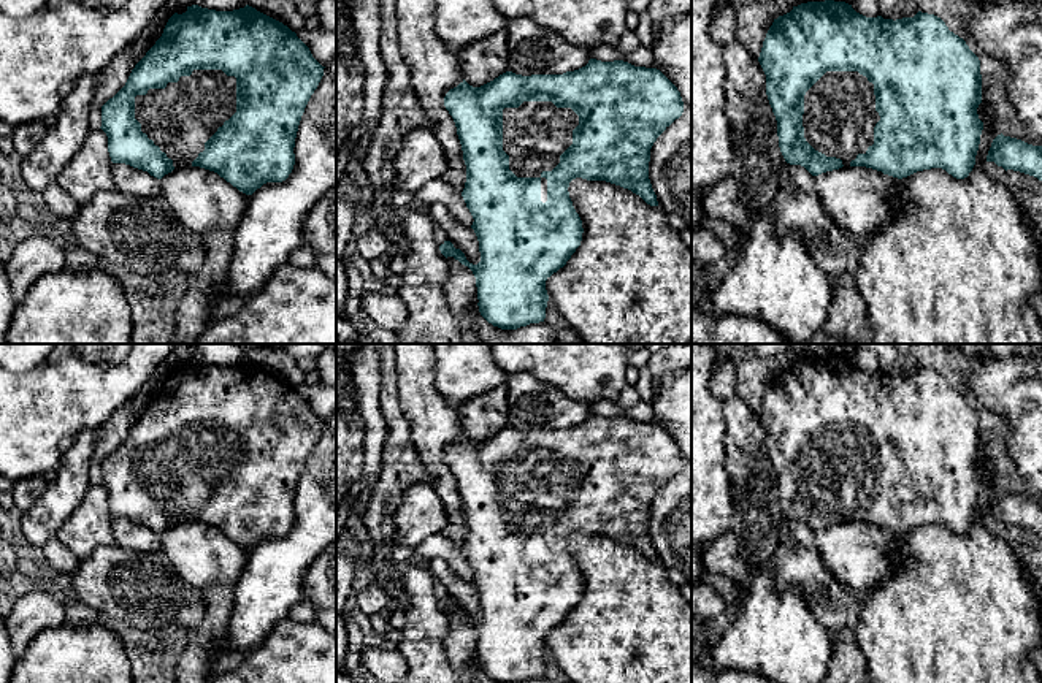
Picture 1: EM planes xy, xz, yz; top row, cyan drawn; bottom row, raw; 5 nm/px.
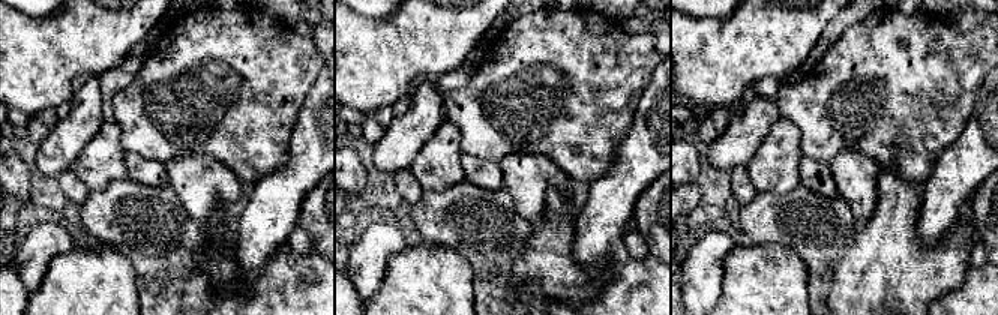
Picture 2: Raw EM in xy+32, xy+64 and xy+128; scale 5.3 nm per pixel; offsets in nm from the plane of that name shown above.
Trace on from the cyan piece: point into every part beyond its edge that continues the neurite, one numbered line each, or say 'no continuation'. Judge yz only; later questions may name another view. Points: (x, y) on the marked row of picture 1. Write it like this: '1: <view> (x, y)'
1: yz (839, 116)

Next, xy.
1: xy (181, 118)

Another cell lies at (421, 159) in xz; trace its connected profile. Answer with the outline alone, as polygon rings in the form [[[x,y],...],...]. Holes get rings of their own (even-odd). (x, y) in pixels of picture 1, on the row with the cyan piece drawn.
[[[428,127],[411,130],[395,157],[395,190],[417,192],[430,181],[442,177],[449,163],[442,146]]]

